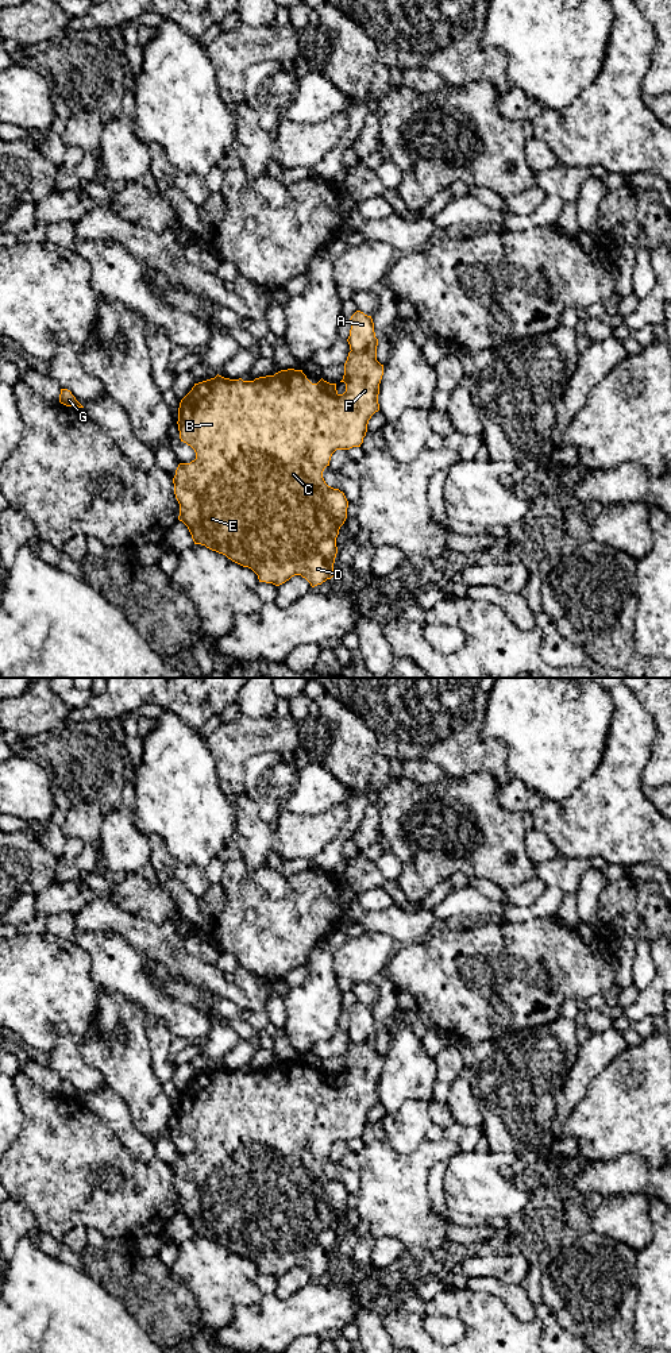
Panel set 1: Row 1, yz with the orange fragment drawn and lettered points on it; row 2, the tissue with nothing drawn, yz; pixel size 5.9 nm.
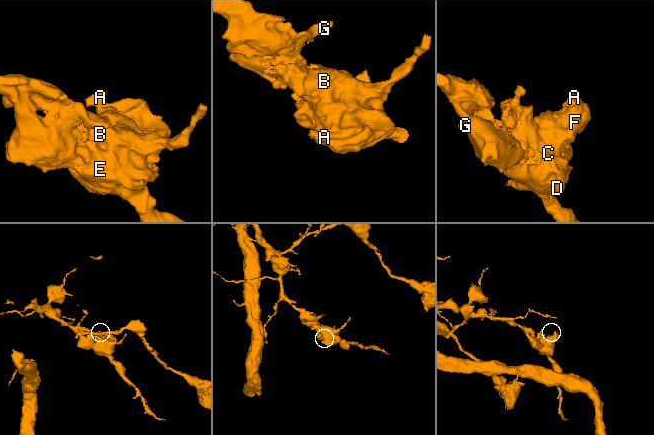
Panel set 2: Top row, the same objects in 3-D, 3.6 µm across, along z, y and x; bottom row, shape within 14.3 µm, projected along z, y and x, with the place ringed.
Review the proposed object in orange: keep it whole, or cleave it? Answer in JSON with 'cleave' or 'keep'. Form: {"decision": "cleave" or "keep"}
{"decision": "cleave"}

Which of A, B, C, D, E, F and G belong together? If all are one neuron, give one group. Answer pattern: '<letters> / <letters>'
A / B C D E F G

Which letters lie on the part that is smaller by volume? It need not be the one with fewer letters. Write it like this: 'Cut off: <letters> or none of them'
Cut off: A

